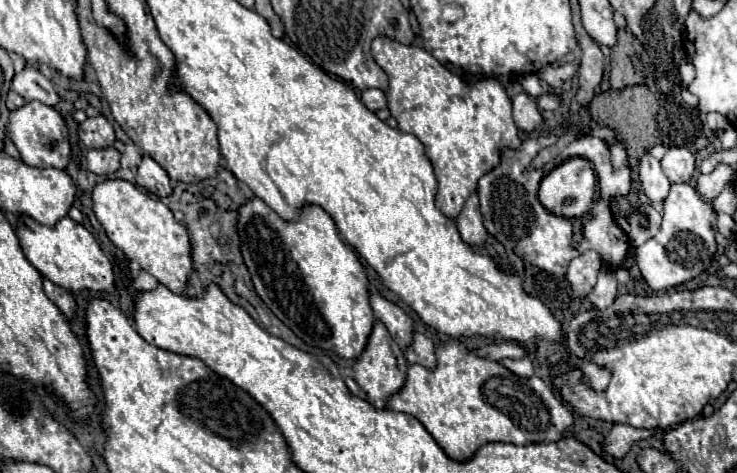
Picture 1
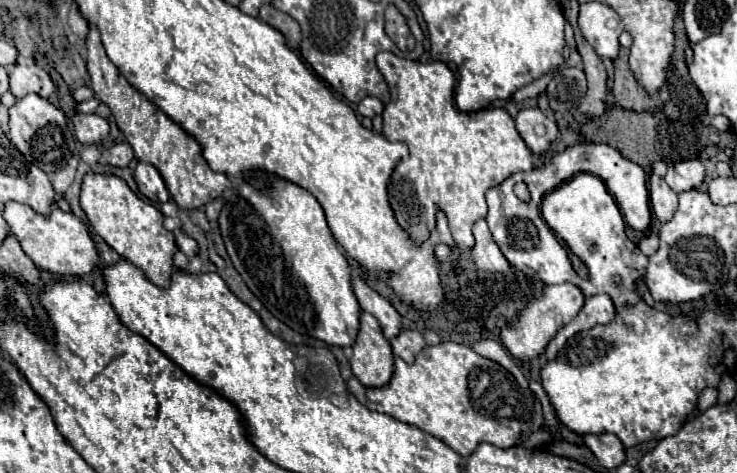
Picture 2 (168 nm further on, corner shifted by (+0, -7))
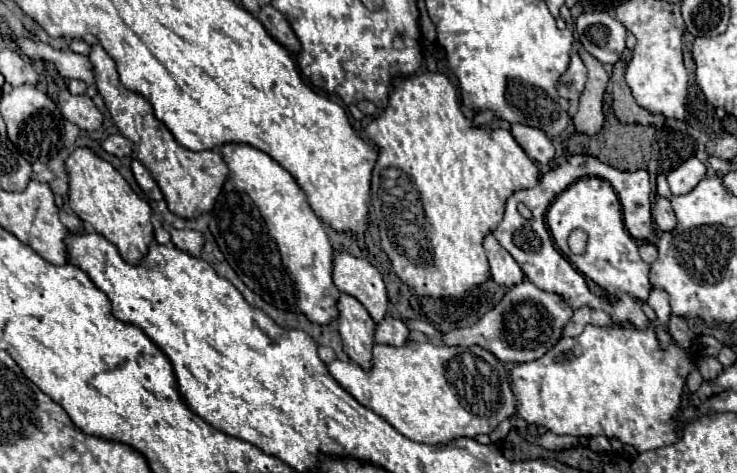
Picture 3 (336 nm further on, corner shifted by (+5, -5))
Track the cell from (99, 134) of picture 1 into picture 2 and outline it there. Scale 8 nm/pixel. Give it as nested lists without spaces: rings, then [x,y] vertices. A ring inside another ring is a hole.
[[[77,113],[73,117],[73,127],[75,127],[75,135],[83,145],[91,145],[91,143],[99,143],[103,139],[109,137],[109,123],[101,117],[93,115],[81,115]]]

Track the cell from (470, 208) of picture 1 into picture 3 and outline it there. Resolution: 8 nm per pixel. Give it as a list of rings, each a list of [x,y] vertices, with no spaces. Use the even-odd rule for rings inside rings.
[[[486,235],[484,249],[488,253],[492,279],[498,285],[512,287],[512,285],[516,285],[516,283],[520,283],[524,279],[524,271],[520,269],[520,265],[514,261],[514,257],[506,249],[502,253],[502,245],[496,241],[494,235]]]

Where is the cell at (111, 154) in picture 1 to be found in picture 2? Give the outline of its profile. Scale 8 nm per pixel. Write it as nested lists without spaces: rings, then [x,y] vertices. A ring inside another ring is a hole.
[[[115,143],[109,149],[103,149],[99,163],[113,167],[127,167],[133,159],[133,149],[129,143]]]

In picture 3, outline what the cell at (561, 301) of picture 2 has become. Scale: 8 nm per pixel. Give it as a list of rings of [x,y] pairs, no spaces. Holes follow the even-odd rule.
[[[522,281],[522,283],[514,285],[512,289],[508,289],[504,293],[504,297],[500,299],[500,303],[496,307],[492,307],[472,327],[442,333],[442,343],[444,345],[462,345],[462,347],[480,345],[504,363],[536,361],[560,341],[562,331],[570,317],[572,317],[572,309],[566,305],[566,301],[560,295],[546,293],[530,281]]]

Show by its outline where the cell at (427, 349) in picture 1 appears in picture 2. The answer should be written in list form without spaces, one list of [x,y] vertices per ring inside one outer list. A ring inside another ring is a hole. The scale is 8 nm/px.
[[[401,331],[393,341],[391,341],[391,347],[393,347],[393,353],[395,357],[401,357],[405,363],[413,363],[415,357],[423,351],[425,347],[425,339],[421,333],[417,331]]]

